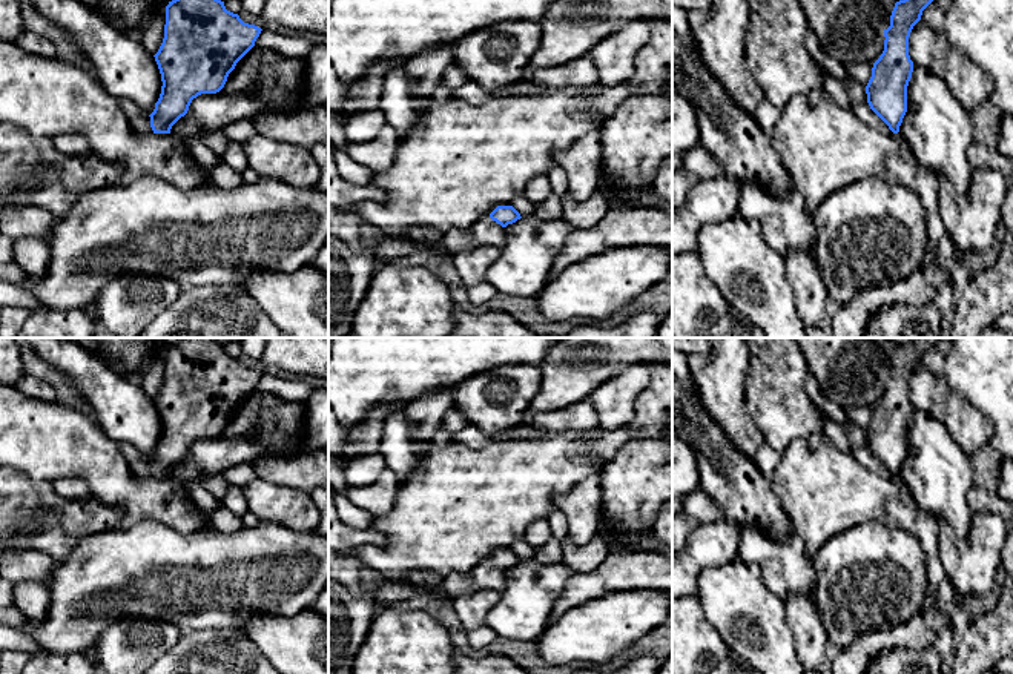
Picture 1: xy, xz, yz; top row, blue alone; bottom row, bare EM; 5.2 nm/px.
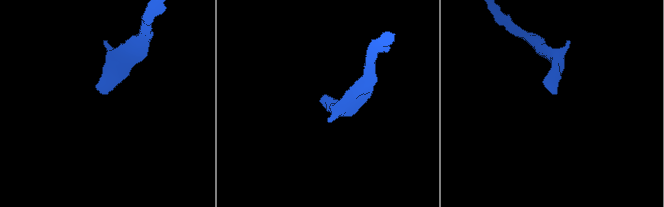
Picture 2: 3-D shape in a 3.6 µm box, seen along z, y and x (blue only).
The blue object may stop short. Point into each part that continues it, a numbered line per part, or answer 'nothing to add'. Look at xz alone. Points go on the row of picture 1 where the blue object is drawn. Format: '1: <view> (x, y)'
1: xz (485, 232)

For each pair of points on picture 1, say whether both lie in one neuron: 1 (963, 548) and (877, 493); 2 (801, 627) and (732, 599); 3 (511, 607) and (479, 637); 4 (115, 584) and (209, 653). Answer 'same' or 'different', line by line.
1: different
2: different
3: different
4: different

